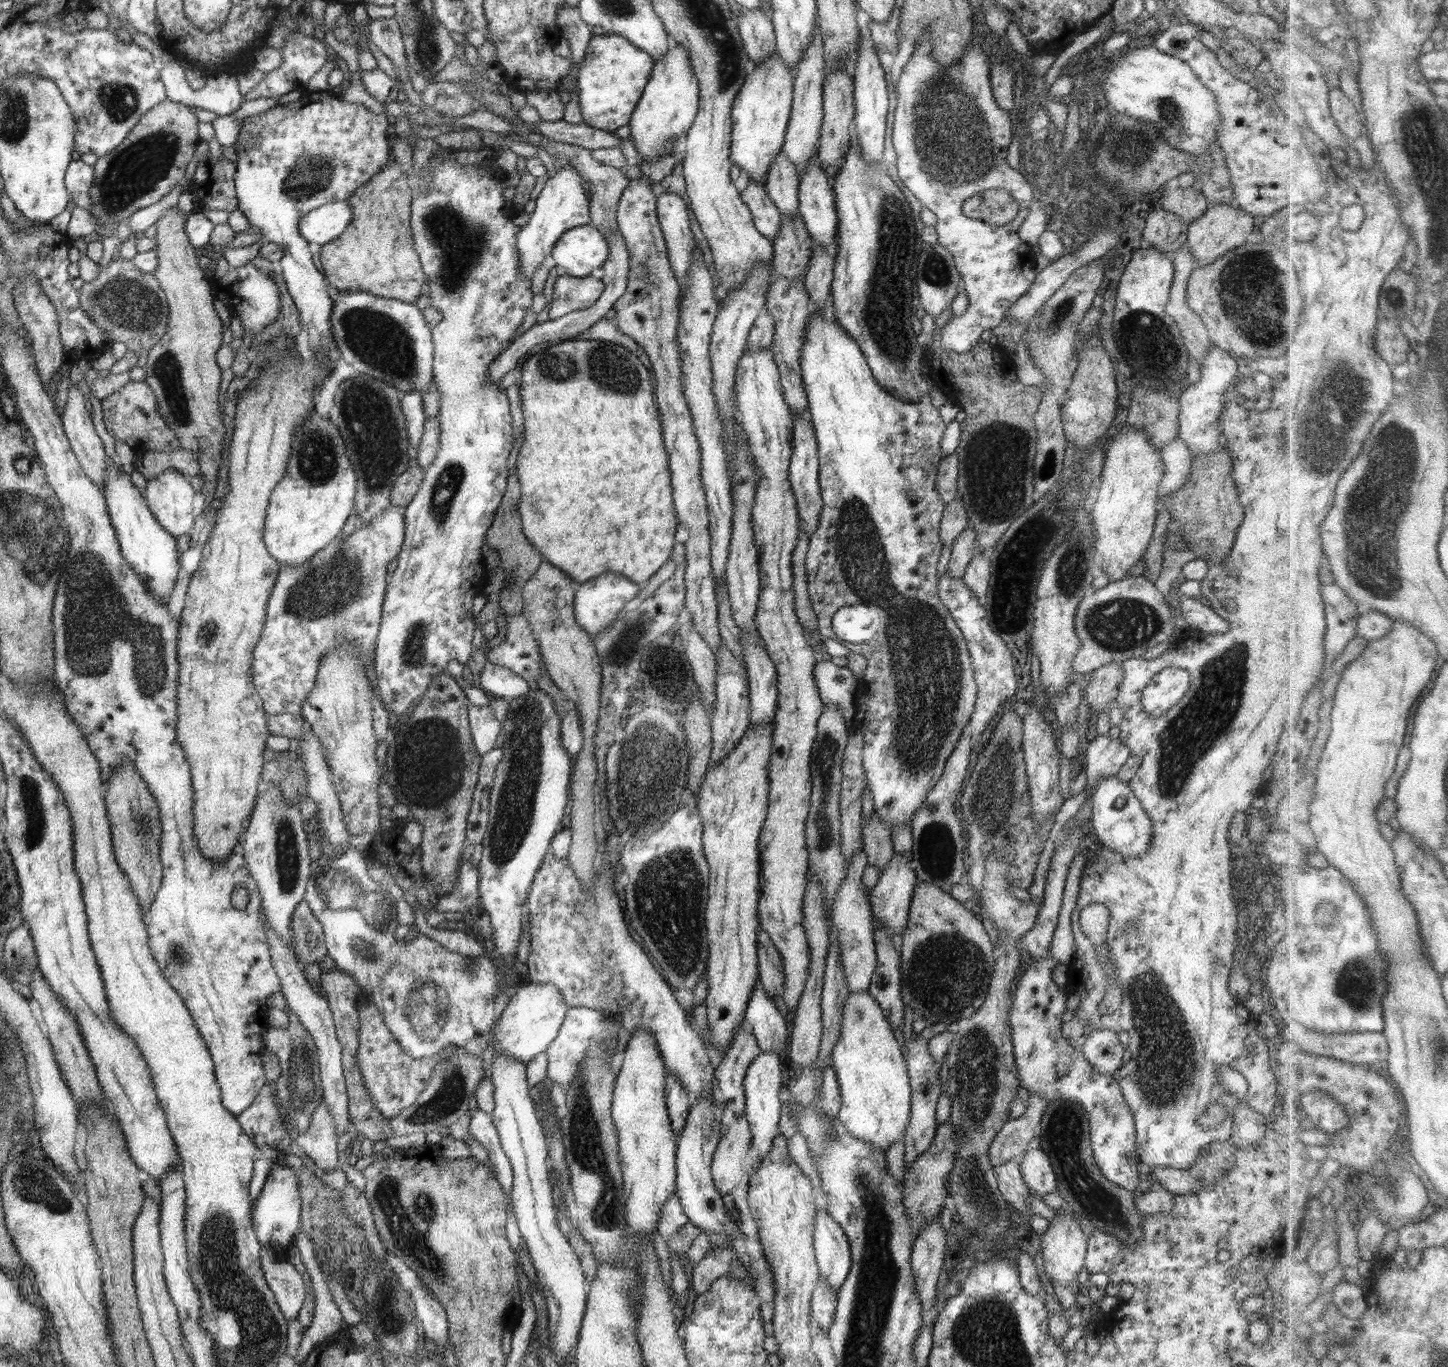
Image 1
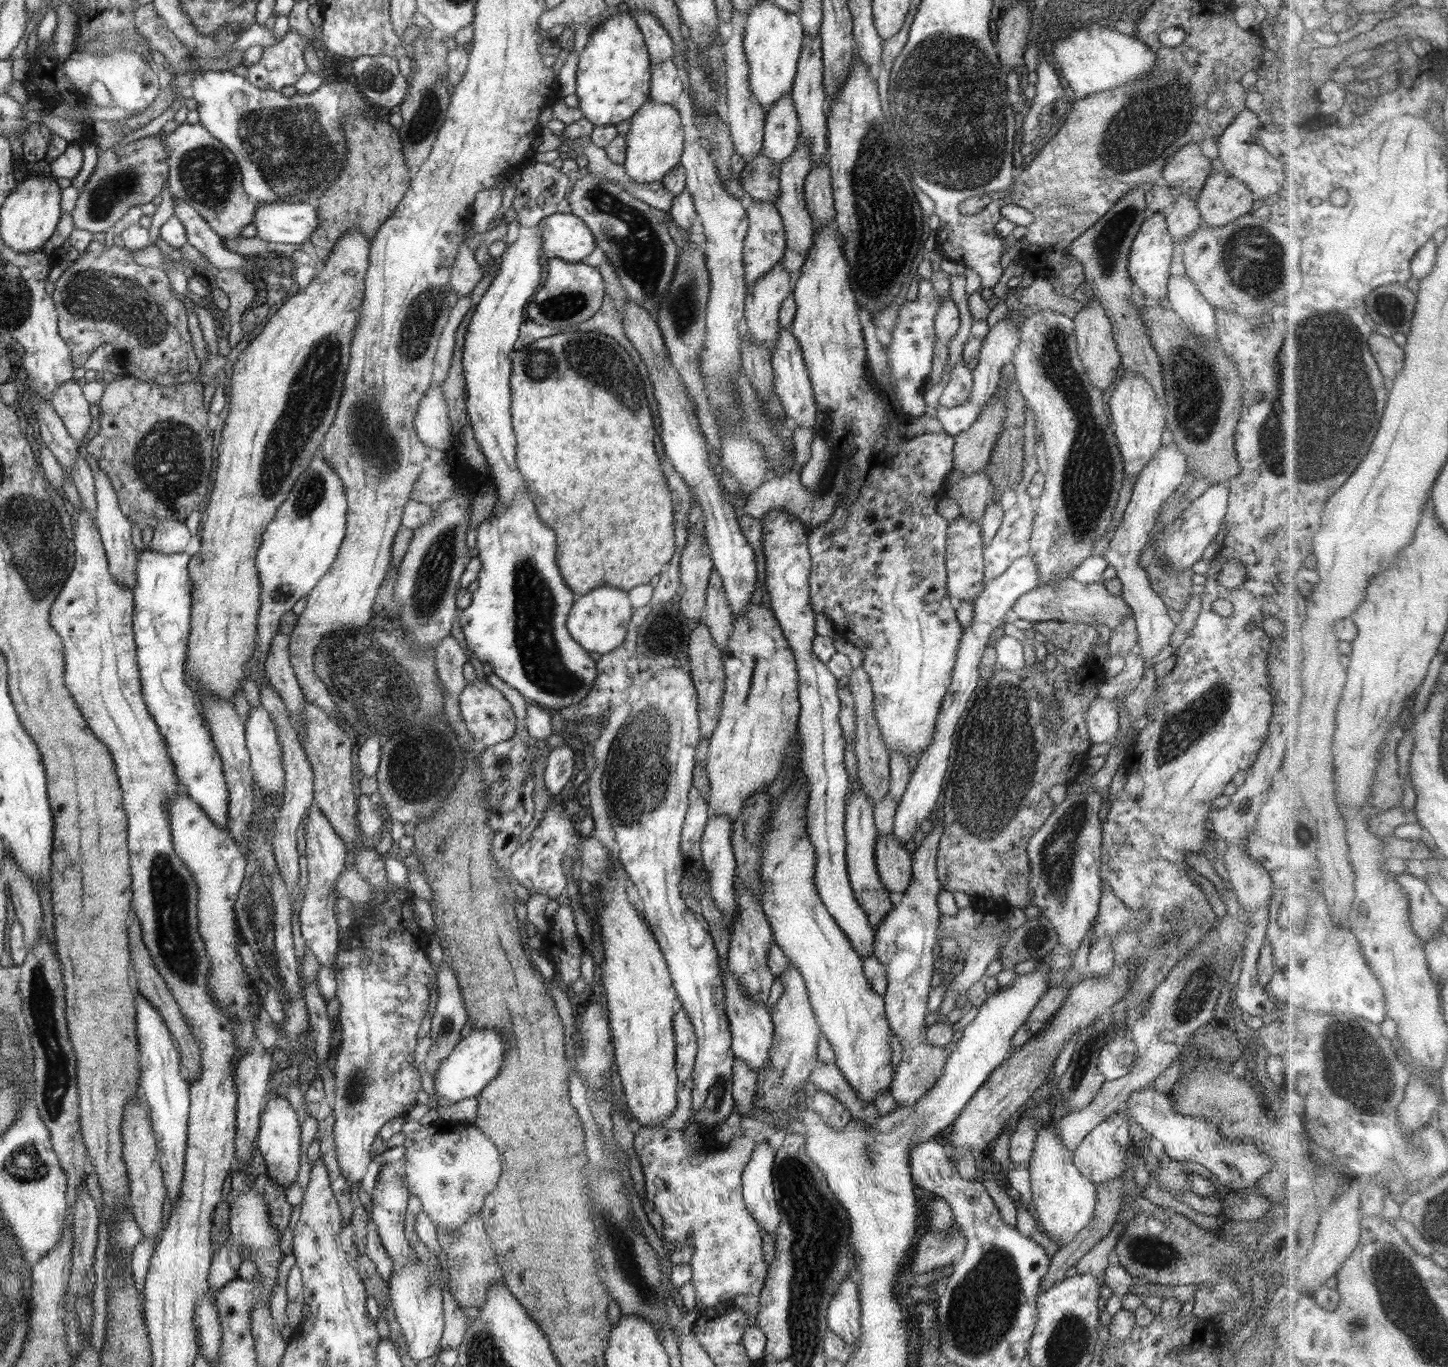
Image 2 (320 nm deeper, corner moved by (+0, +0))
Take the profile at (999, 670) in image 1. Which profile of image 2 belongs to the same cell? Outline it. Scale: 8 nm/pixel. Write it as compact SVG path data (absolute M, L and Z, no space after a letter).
M960 515L956 520L948 524L946 532L945 566L947 576L947 592L950 596L958 598L960 601L970 601L972 604L973 596L982 591L985 585L983 550L986 542L983 540L979 522L964 520Z

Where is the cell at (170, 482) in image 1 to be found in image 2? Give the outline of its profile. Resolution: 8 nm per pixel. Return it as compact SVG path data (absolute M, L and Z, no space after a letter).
M166 519L153 529L154 537L150 544L150 550L162 554L176 554L184 552L188 542L192 538L186 522L180 520Z

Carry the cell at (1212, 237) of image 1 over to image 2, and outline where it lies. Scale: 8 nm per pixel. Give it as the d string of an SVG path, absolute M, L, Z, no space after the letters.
M1216 171L1210 173L1197 198L1196 206L1200 211L1202 220L1211 227L1224 226L1245 214L1252 213L1253 204L1257 201L1244 181L1234 178L1226 172Z

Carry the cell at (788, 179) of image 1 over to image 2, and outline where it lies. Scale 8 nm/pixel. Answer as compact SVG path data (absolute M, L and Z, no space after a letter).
M786 94L766 112L762 154L780 168L792 156L800 130L798 113L790 94Z

